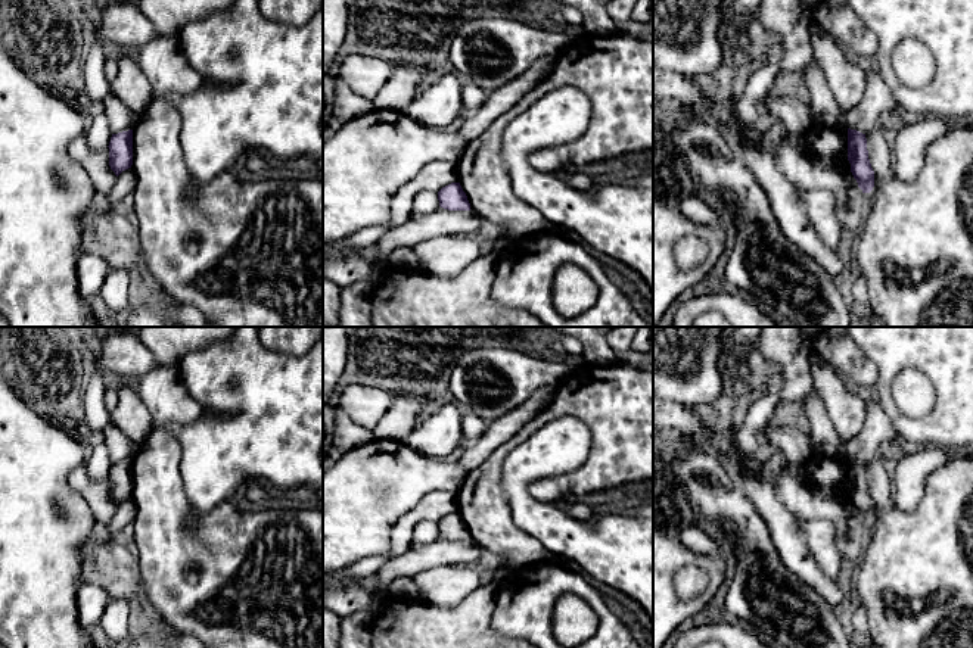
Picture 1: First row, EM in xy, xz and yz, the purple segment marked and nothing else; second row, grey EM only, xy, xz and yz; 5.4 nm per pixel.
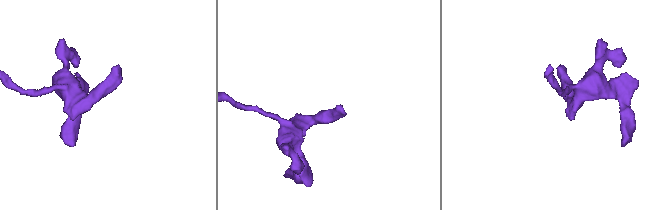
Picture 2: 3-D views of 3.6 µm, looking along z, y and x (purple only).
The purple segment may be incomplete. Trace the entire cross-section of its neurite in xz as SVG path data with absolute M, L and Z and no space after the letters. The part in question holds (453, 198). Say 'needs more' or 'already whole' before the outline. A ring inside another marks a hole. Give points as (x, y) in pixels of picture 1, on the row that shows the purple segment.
already whole; M451 183L438 191L439 206L448 211L470 211L470 203L460 183Z

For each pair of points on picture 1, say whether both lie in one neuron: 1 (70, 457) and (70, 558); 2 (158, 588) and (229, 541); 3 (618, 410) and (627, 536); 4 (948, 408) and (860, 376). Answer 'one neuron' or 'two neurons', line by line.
1: one neuron
2: one neuron
3: two neurons
4: two neurons

